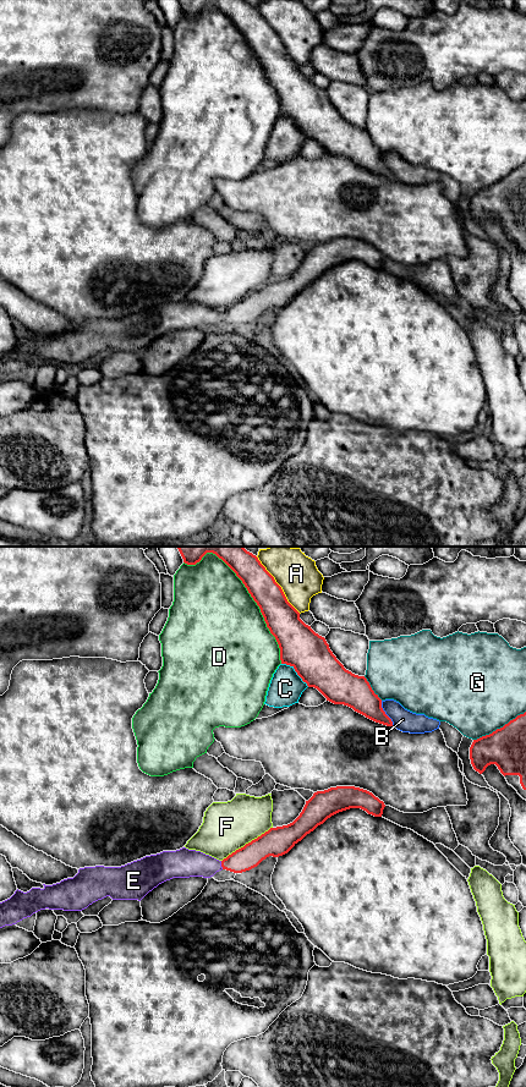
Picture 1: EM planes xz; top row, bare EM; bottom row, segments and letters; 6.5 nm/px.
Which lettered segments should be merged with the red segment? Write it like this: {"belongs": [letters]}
{"belongs": ["E"]}

